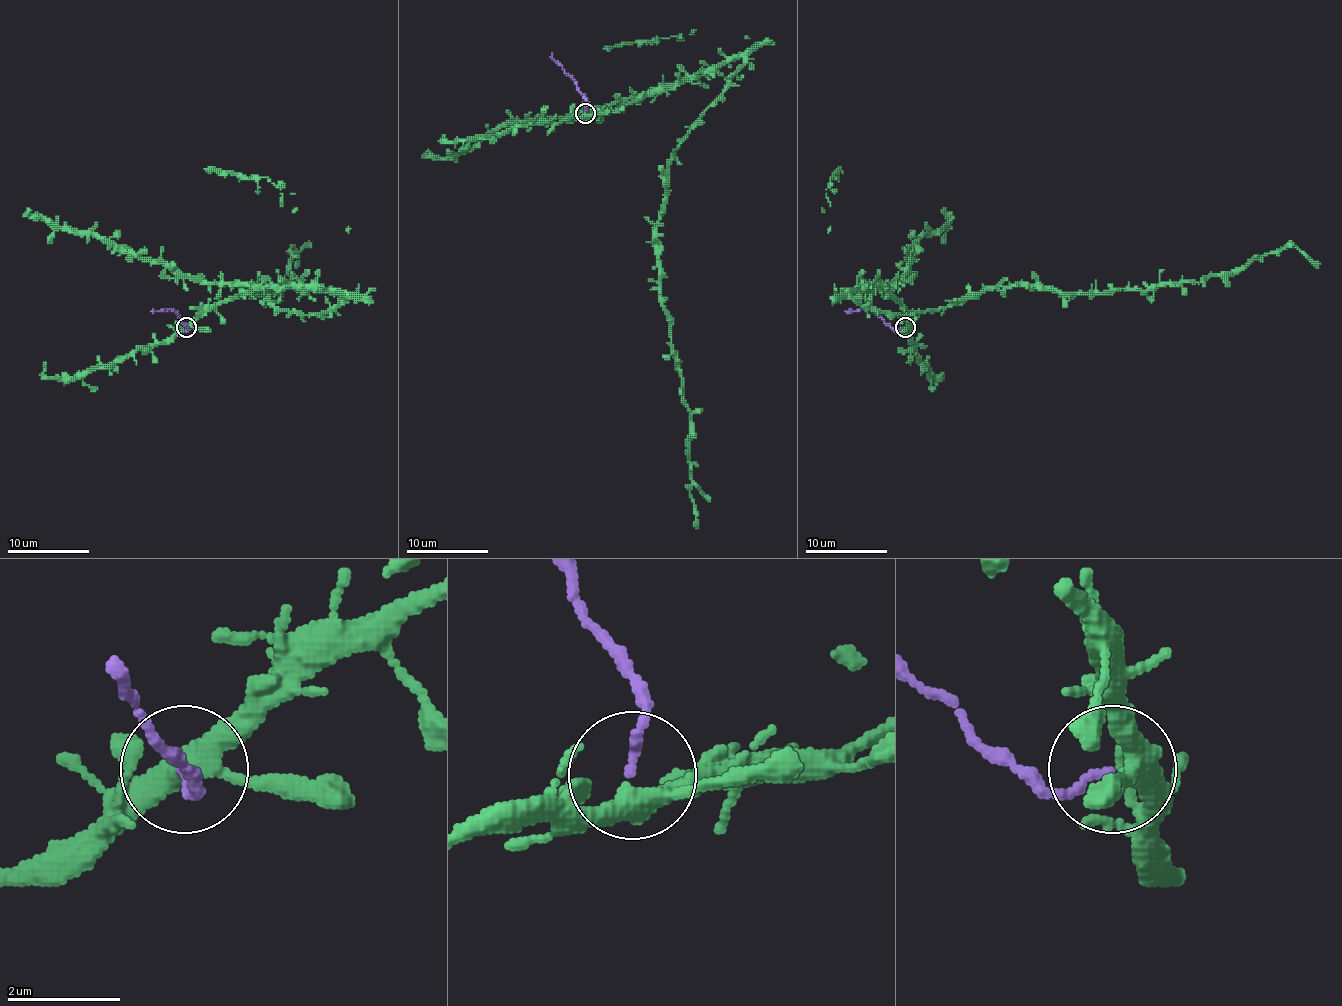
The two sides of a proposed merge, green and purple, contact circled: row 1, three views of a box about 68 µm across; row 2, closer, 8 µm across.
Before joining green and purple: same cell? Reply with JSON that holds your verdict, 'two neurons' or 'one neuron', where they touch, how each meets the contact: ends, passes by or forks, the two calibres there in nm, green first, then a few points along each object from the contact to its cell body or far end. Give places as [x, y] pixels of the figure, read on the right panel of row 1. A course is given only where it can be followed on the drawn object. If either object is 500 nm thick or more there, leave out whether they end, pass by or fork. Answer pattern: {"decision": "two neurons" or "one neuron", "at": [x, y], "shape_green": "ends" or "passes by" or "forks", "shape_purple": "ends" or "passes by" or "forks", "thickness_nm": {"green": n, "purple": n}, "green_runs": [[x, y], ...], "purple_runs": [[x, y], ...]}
{"decision": "two neurons", "at": [905, 327], "shape_green": "forks", "shape_purple": "ends", "thickness_nm": {"green": 360, "purple": 140}, "green_runs": [[906, 327], [884, 288], [851, 299], [904, 315], [1001, 286], [1203, 282], [1289, 247], [1320, 264]], "purple_runs": [[904, 327], [892, 329], [871, 311], [845, 311]]}

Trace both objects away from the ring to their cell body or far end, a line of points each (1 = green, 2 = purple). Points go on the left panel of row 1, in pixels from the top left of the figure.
1: (186, 327), (262, 288), (317, 286), (344, 301), (282, 311), (258, 286), (289, 282), (293, 247), (299, 264)
2: (186, 327), (173, 311), (153, 311)

